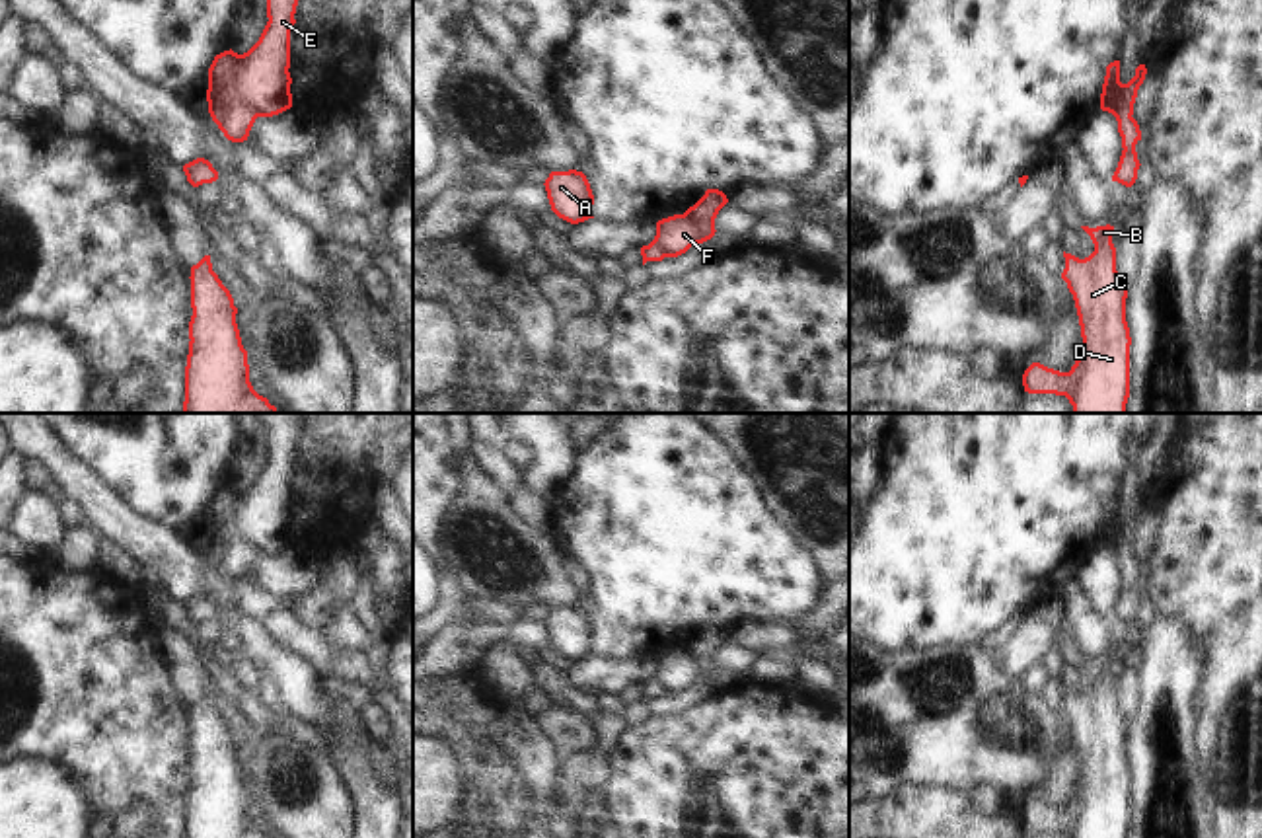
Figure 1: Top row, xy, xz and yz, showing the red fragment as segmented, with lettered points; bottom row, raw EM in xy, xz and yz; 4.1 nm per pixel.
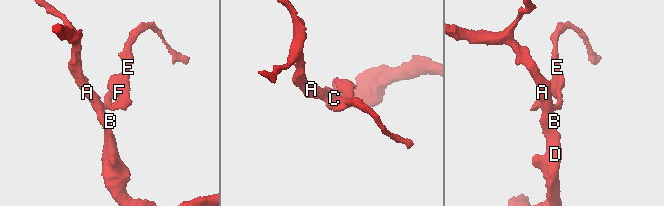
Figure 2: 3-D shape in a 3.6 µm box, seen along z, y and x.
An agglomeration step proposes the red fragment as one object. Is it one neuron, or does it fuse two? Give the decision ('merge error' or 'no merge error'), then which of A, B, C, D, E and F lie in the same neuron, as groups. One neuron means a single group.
no merge error | A B C D E F

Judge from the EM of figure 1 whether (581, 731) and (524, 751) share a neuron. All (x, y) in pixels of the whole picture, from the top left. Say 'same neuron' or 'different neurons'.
different neurons

